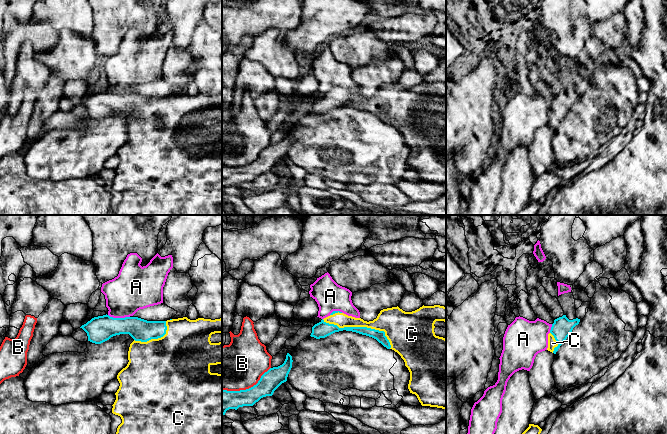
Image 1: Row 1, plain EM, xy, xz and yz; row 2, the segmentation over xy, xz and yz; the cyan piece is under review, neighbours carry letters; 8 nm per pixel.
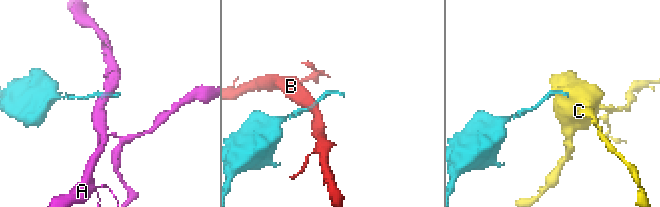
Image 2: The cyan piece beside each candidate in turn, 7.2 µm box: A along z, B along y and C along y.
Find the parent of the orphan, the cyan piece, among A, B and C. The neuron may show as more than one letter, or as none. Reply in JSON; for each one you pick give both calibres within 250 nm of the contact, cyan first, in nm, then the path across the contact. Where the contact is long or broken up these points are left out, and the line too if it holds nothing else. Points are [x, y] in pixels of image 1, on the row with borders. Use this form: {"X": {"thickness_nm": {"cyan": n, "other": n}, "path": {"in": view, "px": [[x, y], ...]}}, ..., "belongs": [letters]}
{"C": {"thickness_nm": {"cyan": 80, "other": 200}}, "belongs": ["C"]}

